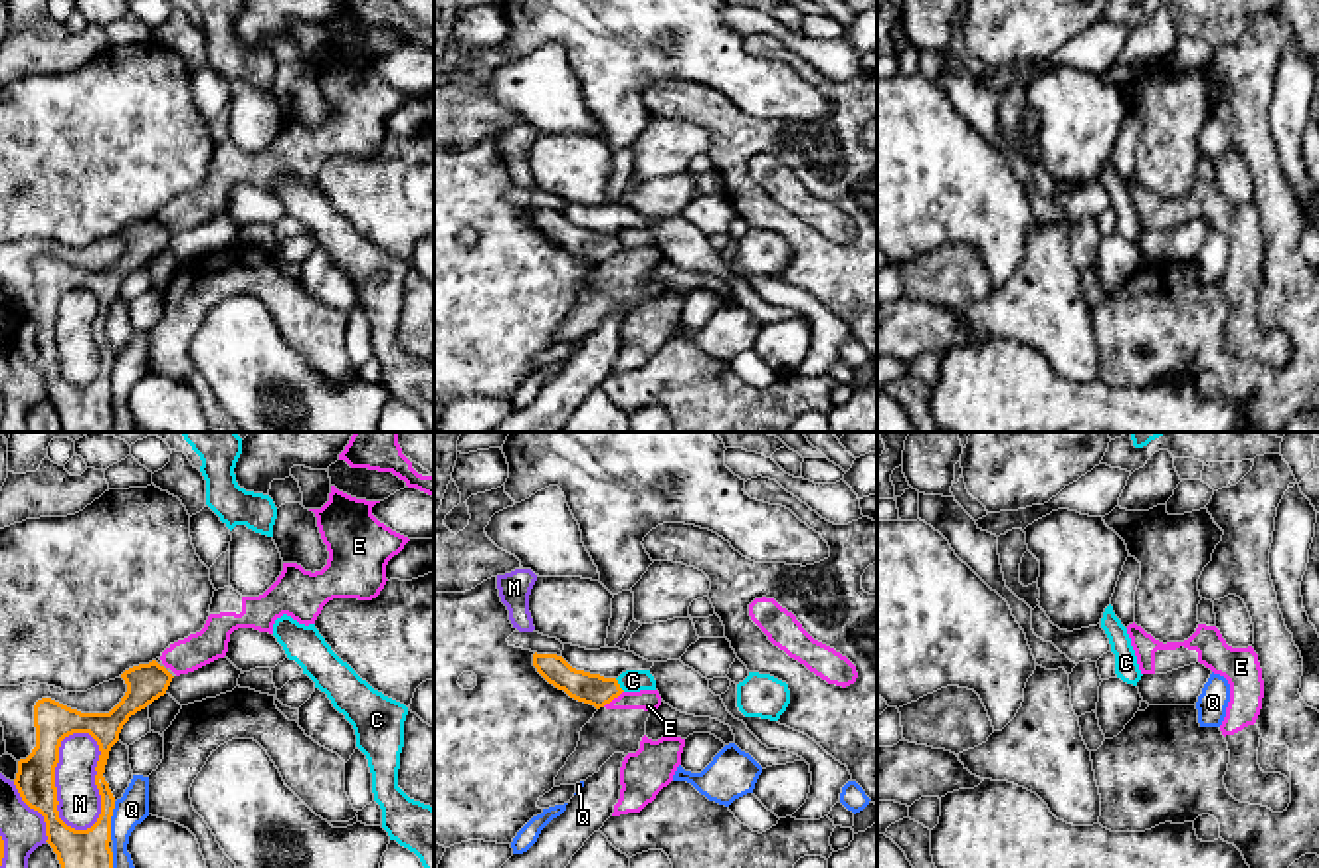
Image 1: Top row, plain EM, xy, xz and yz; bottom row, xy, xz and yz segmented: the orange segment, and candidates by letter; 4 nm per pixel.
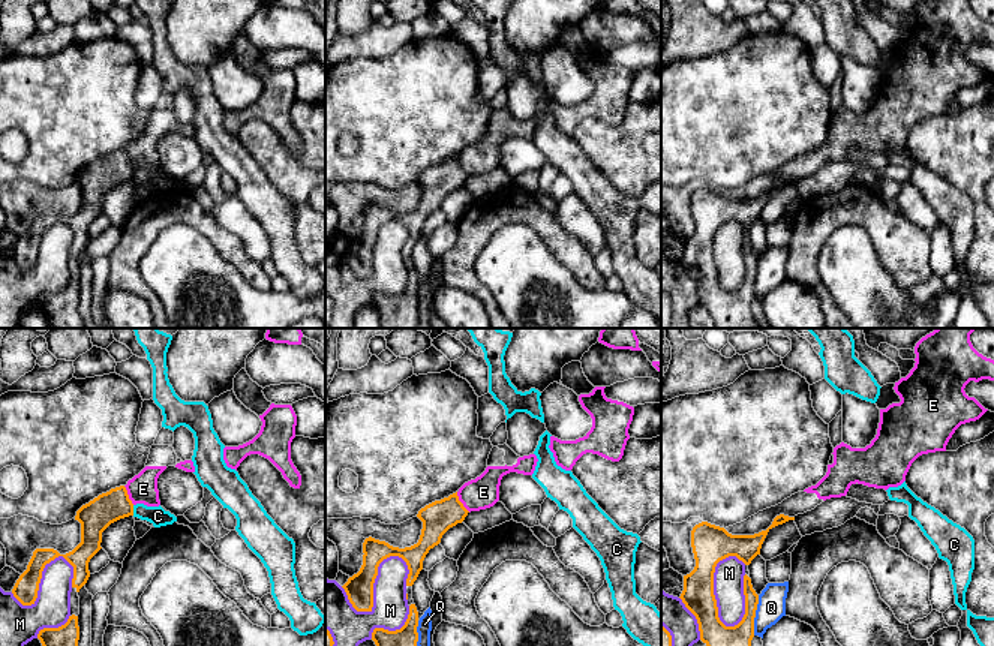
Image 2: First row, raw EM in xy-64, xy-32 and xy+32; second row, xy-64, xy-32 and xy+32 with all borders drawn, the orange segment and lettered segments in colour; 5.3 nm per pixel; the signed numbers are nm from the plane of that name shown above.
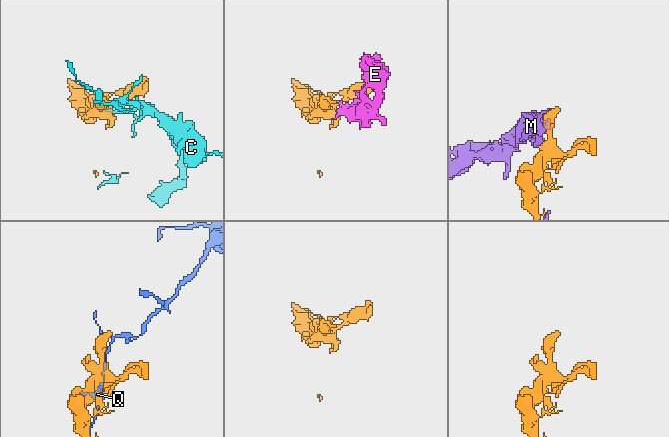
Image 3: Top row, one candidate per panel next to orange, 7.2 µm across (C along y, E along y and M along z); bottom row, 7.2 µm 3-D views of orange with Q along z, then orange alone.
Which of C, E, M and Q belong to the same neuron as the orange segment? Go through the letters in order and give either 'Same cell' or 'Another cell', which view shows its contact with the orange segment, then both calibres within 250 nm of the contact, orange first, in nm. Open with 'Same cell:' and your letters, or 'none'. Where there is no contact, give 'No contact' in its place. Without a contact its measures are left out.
Same cell: none
C: Another cell. Touches orange in xz. Thickness 130 nm (orange) against 100 nm
E: Another cell. Touches orange in xz. Thickness 130 nm (orange) against 90 nm
M: Another cell. Touches orange in xy. Thickness 160 nm (orange) against 180 nm
Q: Another cell. Touches orange in xy. Thickness 220 nm (orange) against 140 nm

